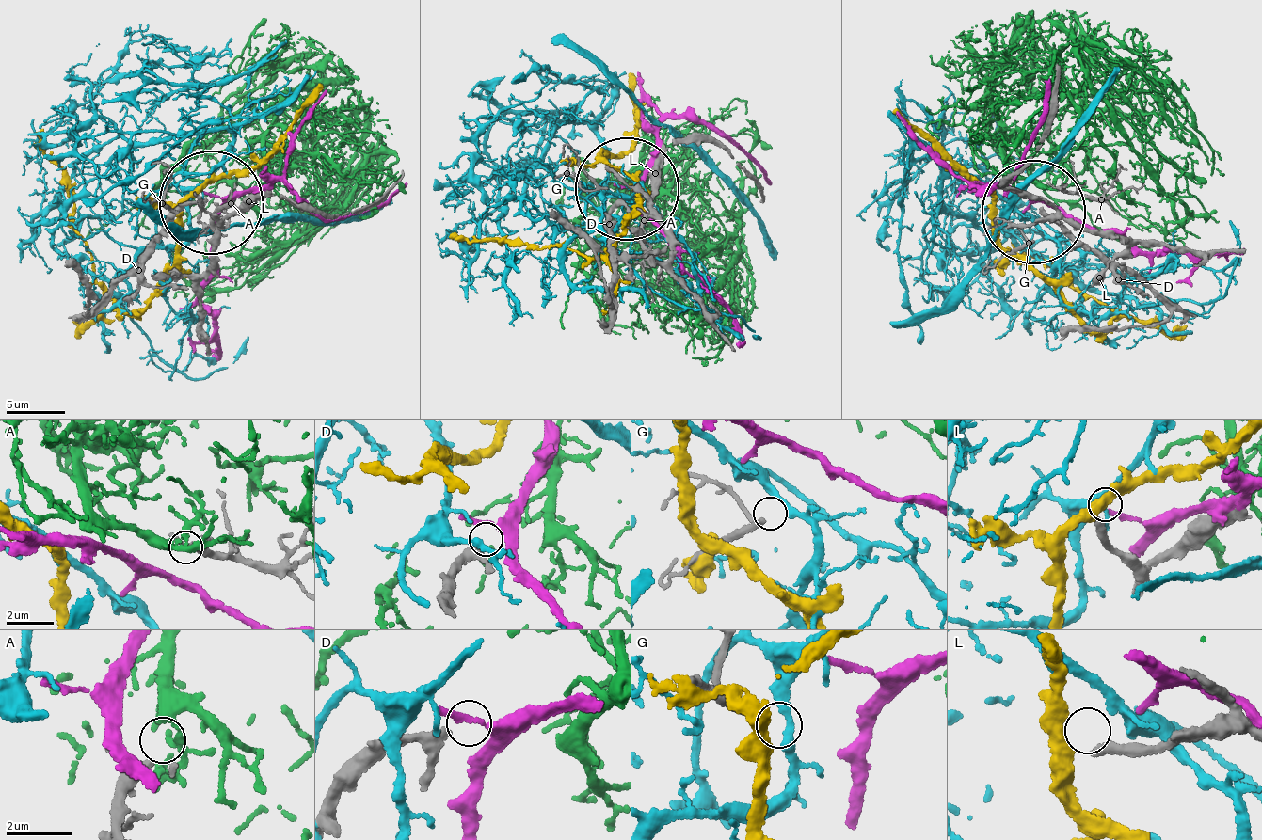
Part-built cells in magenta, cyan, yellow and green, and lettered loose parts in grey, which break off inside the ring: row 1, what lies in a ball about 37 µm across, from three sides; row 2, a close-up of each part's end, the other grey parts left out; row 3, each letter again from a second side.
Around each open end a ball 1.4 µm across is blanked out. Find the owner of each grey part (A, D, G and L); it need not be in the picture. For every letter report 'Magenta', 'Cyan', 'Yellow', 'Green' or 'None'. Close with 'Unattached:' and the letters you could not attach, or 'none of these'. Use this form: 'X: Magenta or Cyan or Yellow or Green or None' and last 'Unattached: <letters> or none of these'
A: Green
D: None
G: Cyan
L: None
Unattached: D, L

